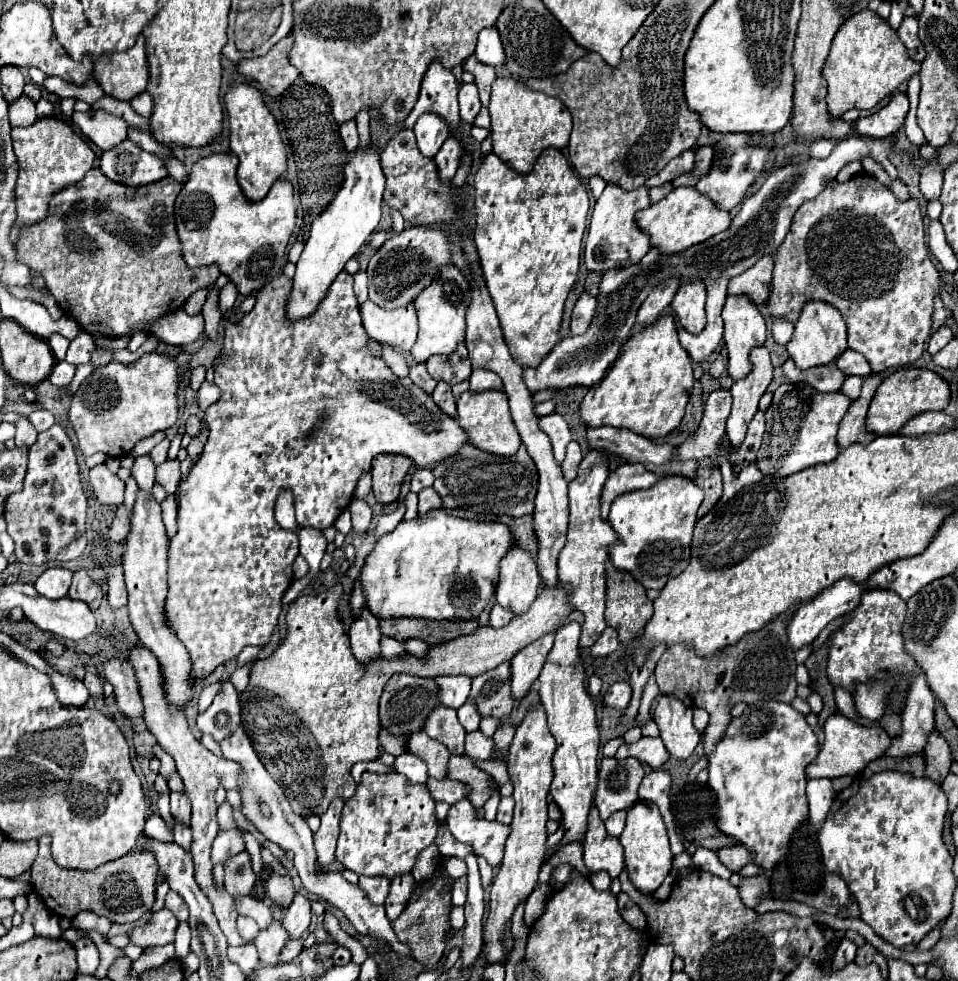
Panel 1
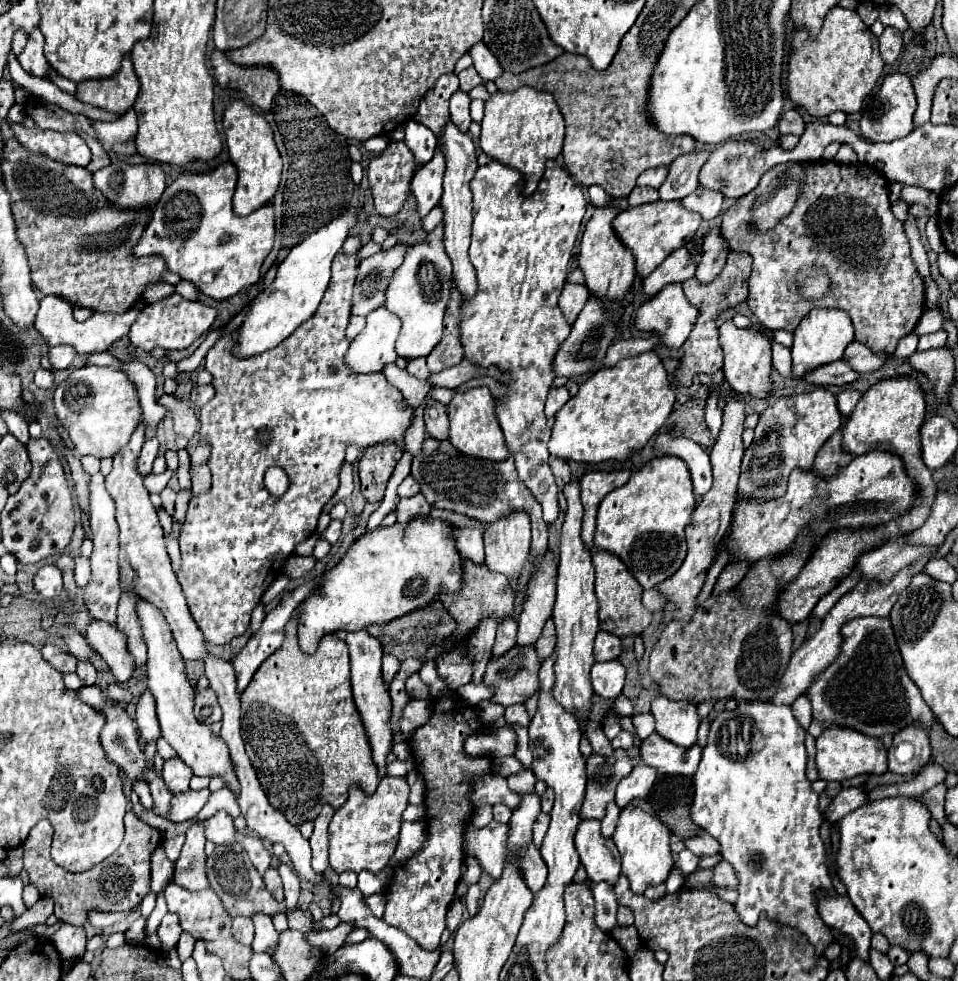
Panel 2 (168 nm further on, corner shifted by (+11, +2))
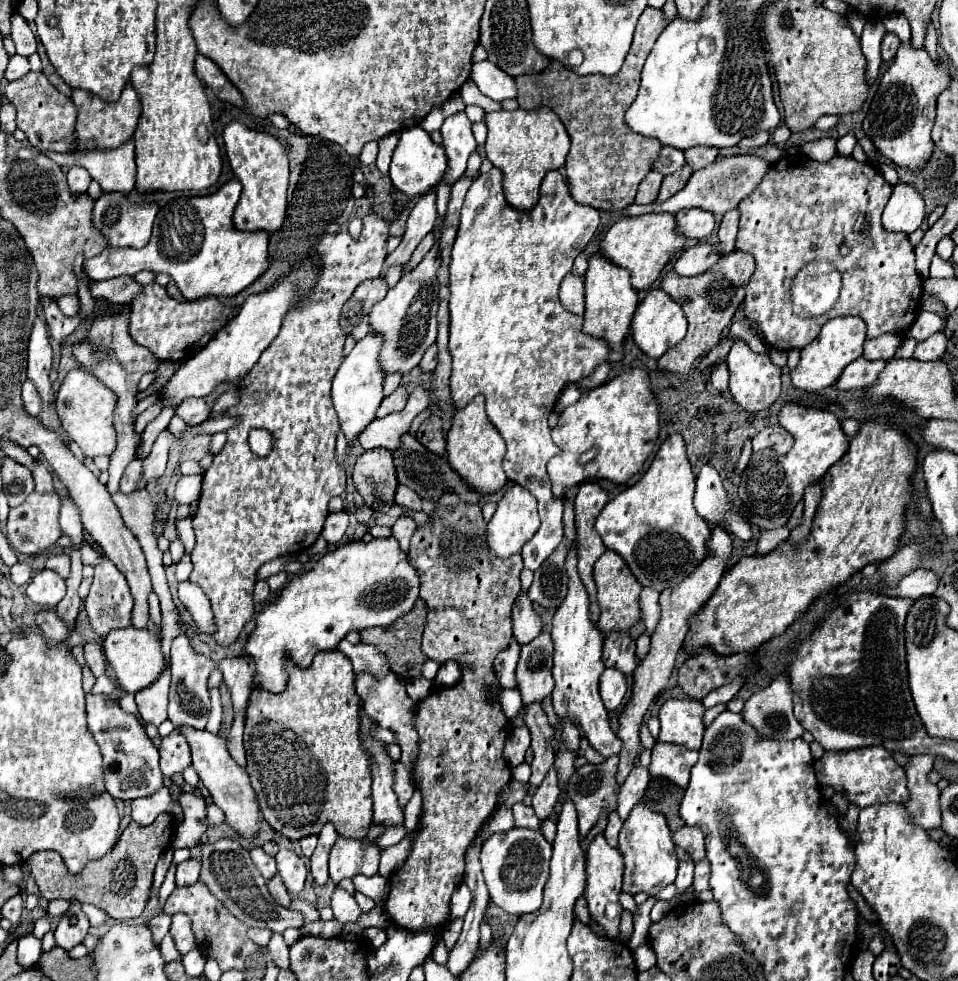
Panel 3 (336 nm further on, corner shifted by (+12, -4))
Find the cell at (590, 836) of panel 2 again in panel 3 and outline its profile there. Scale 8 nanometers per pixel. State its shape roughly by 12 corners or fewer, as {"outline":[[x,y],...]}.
{"outline":[[598,833],[586,849],[592,917],[620,939],[620,851]]}

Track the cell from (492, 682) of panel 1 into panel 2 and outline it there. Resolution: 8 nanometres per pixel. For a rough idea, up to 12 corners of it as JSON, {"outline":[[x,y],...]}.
{"outline":[[535,645],[489,661],[495,703],[525,703],[539,689]]}

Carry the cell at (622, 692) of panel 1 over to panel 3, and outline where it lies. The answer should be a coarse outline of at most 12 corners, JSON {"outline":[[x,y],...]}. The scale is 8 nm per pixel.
{"outline":[[616,669],[600,677],[604,707],[612,713],[626,697],[626,677]]}

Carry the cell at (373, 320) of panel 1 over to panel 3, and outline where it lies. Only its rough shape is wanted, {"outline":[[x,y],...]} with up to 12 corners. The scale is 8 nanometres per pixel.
{"outline":[[370,331],[342,361],[332,401],[348,447],[384,399],[380,349]]}

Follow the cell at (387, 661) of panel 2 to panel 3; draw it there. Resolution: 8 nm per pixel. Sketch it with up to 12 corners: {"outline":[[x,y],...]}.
{"outline":[[342,639],[338,649],[352,661],[354,671],[384,679],[388,657],[366,643]]}

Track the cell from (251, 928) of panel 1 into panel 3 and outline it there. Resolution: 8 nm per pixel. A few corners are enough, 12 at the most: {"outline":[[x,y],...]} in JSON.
{"outline":[[248,929],[250,941],[266,947],[270,939],[268,929]]}

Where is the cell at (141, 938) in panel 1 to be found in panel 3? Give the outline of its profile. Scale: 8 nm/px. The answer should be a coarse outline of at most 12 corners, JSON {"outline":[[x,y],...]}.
{"outline":[[172,917],[170,935],[176,949],[186,955],[196,941],[192,939],[190,919]]}

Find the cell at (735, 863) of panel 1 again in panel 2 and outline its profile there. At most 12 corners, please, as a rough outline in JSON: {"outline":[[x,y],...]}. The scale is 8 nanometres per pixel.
{"outline":[[707,833],[691,837],[685,847],[697,857],[717,855],[719,841]]}

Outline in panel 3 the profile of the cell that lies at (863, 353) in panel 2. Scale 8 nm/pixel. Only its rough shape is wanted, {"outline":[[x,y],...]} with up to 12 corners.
{"outline":[[880,335],[864,343],[862,357],[890,361],[900,335]]}

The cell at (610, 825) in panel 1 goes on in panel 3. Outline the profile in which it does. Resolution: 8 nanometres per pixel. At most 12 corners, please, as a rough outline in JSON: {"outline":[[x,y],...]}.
{"outline":[[616,811],[608,815],[604,837],[610,847],[618,847],[622,819]]}

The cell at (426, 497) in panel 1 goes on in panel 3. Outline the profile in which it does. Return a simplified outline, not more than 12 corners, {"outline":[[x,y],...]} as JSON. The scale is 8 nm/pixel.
{"outline":[[400,515],[392,527],[402,551],[418,531],[410,515]]}

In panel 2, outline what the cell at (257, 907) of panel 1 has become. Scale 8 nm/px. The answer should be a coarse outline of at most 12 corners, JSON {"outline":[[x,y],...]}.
{"outline":[[255,913],[253,951],[271,955],[279,933],[271,917]]}

